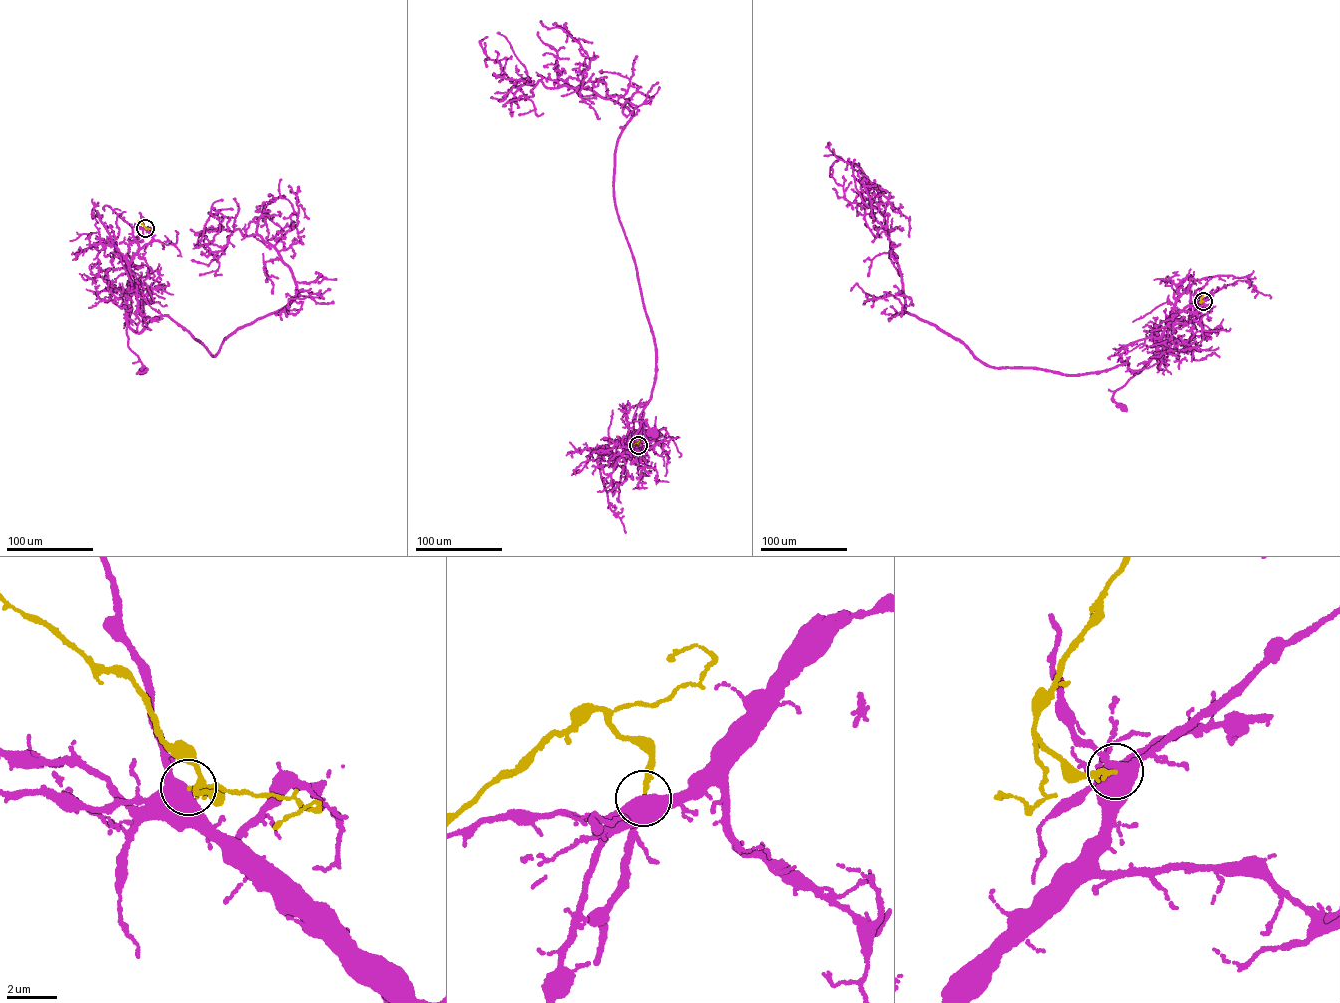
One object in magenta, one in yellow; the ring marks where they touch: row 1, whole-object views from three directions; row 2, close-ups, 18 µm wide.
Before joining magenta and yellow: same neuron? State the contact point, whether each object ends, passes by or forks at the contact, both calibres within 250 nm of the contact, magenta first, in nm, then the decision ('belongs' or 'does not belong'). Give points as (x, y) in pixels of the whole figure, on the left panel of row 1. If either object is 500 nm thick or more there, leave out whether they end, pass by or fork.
place (145, 228); calibres 650 and 190 nm; belongs

